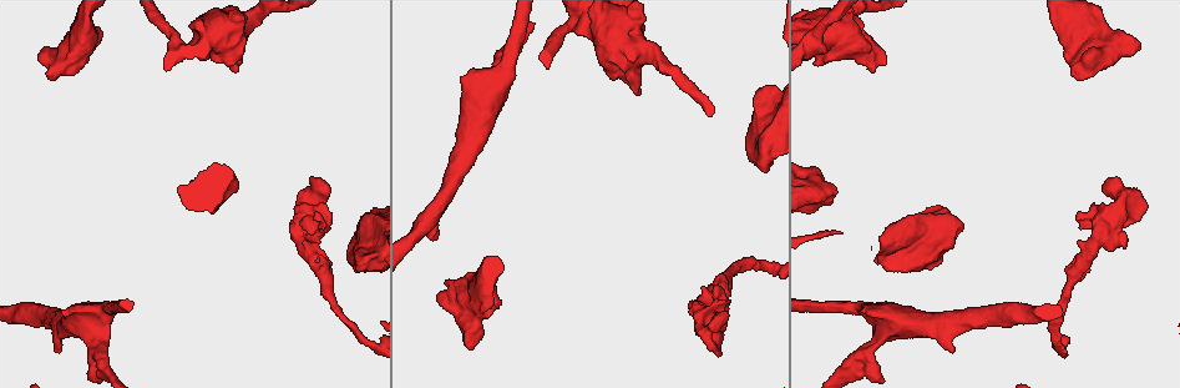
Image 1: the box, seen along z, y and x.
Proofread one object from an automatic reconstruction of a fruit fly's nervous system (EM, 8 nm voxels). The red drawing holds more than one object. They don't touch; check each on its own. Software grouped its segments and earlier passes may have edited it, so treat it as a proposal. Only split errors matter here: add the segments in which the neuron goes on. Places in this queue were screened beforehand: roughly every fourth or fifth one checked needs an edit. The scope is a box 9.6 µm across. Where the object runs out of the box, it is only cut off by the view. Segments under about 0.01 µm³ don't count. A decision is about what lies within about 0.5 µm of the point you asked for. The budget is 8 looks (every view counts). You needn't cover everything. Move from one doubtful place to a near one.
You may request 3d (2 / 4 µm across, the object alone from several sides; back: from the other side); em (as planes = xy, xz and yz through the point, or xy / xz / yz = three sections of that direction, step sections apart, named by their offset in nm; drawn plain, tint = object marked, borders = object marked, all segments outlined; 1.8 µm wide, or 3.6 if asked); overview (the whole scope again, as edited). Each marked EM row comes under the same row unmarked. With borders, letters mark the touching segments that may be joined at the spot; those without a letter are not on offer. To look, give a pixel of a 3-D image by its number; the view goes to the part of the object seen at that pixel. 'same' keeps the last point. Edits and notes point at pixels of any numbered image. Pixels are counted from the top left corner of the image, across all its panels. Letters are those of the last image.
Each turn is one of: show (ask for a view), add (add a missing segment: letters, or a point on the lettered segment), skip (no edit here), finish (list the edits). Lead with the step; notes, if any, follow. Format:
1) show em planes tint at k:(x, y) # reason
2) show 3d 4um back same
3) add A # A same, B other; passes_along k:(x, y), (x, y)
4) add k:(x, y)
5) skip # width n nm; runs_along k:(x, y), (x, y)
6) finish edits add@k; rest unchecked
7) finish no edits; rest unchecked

show em 3.6um planes borders at 1:(763, 102) # sharp bend

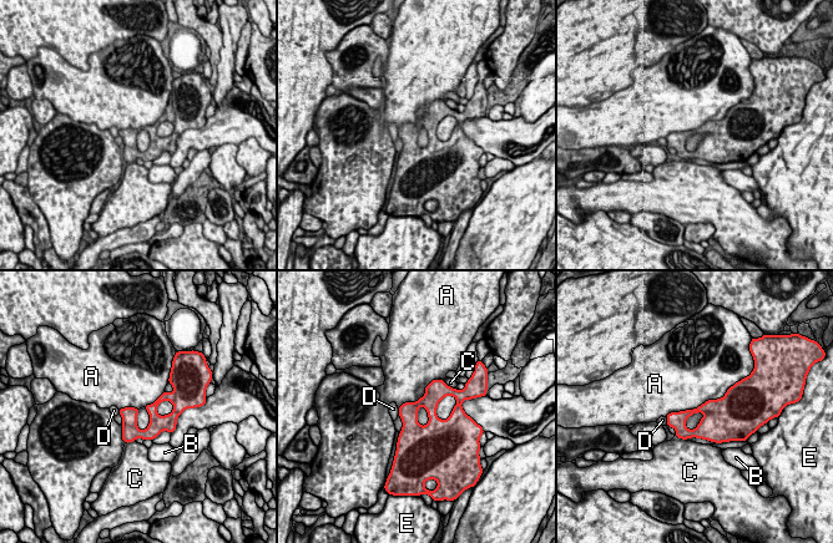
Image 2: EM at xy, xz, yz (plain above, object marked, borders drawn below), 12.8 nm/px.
skip # A other, B other, C other, D other, E other; no lettered segment goes on from it

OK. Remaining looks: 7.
show em planes borders at 1:(830, 200) # an open end

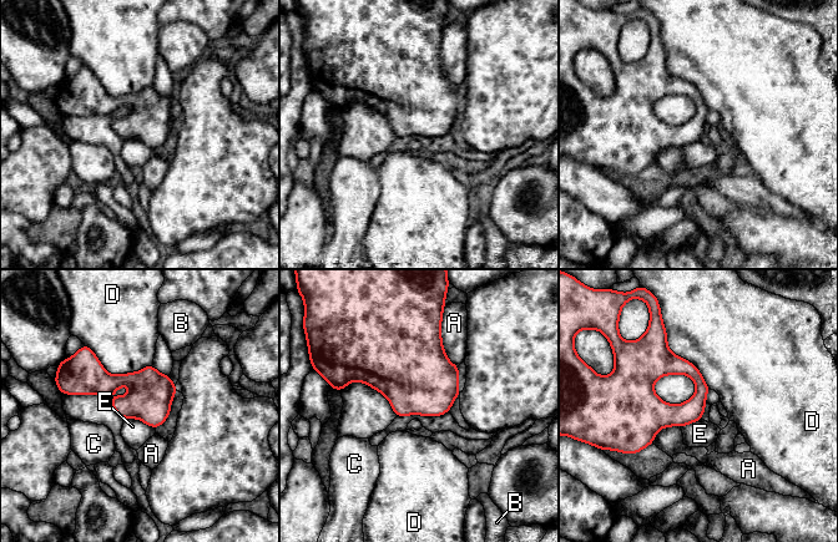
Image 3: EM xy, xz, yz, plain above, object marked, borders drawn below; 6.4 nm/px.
skip # A other, B other, C other, D other, E other; border 3:(124, 419), (137, 418), (155, 429); none of them fits

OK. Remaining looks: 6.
show em 3.6um planes tint at 1:(602, 34) # closes a loop

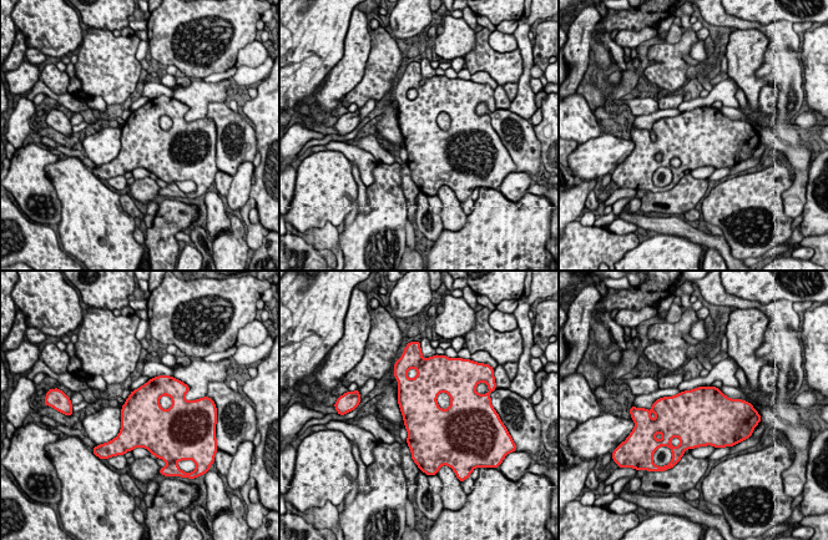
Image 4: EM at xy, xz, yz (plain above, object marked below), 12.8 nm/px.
show em 3.6um planes borders same # what lies round it

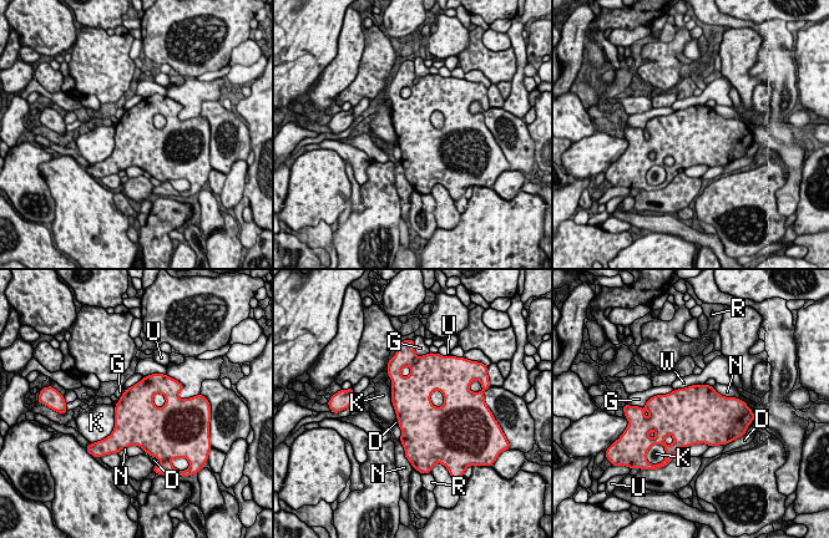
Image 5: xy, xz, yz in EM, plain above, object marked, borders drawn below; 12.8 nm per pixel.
skip # width 500 nm; longest_contact K 480 nm; D other, G other, K other, N other, R other, U other, W other; none of them fits

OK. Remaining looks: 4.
finish no edits; rest unchecked

